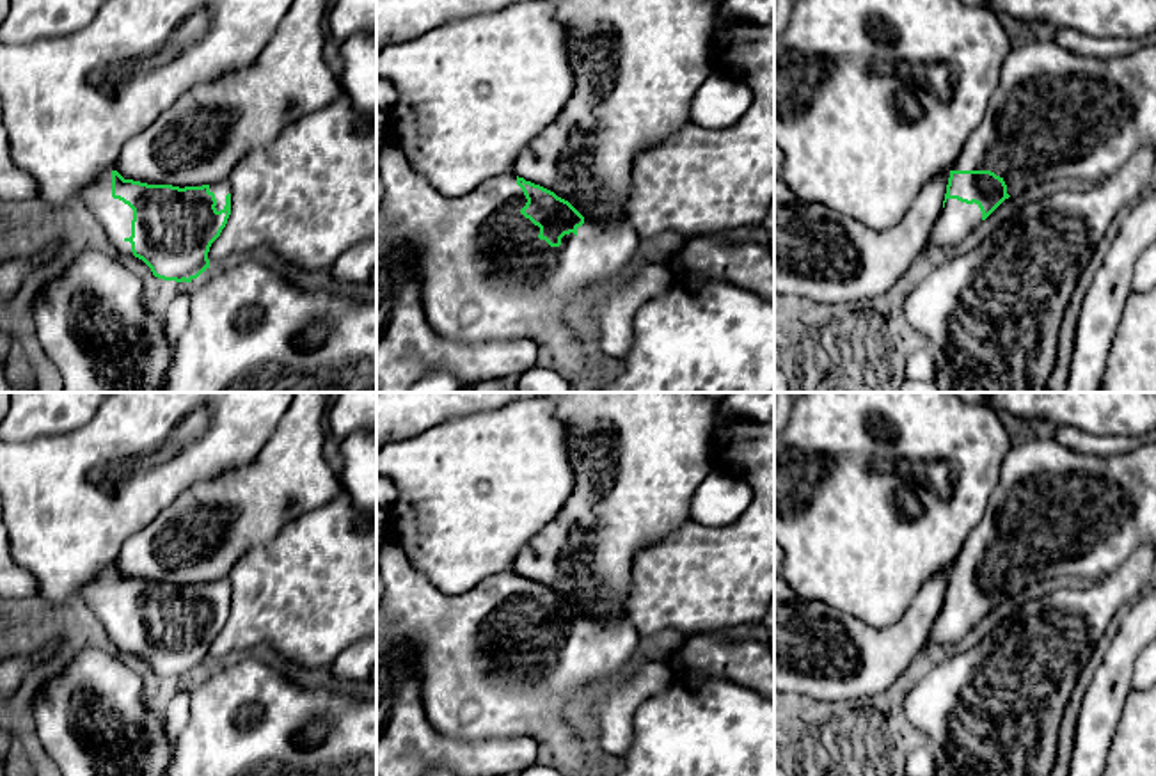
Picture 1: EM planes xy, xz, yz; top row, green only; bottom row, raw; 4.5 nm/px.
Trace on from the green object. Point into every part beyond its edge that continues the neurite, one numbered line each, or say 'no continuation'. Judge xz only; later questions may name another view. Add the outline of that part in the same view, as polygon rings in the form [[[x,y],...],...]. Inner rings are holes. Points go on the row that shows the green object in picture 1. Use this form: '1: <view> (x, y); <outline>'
1: xz (485, 276); [[[385,142],[376,156],[384,186],[376,210],[391,226],[376,231],[376,243],[417,243],[414,270],[430,327],[458,343],[533,341],[549,348],[568,375],[584,369],[574,307],[582,307],[593,293],[632,270],[639,238],[630,222],[586,217],[575,234],[565,234],[559,247],[550,247],[538,238],[540,227],[520,213],[527,199],[513,172],[449,197],[435,190],[394,144]]]

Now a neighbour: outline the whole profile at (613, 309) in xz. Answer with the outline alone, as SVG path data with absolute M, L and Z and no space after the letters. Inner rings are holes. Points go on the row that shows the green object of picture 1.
M648 265L632 268L620 282L593 293L582 304L582 318L597 327L600 350L622 359L632 348L632 323L637 311L668 291L673 266Z

